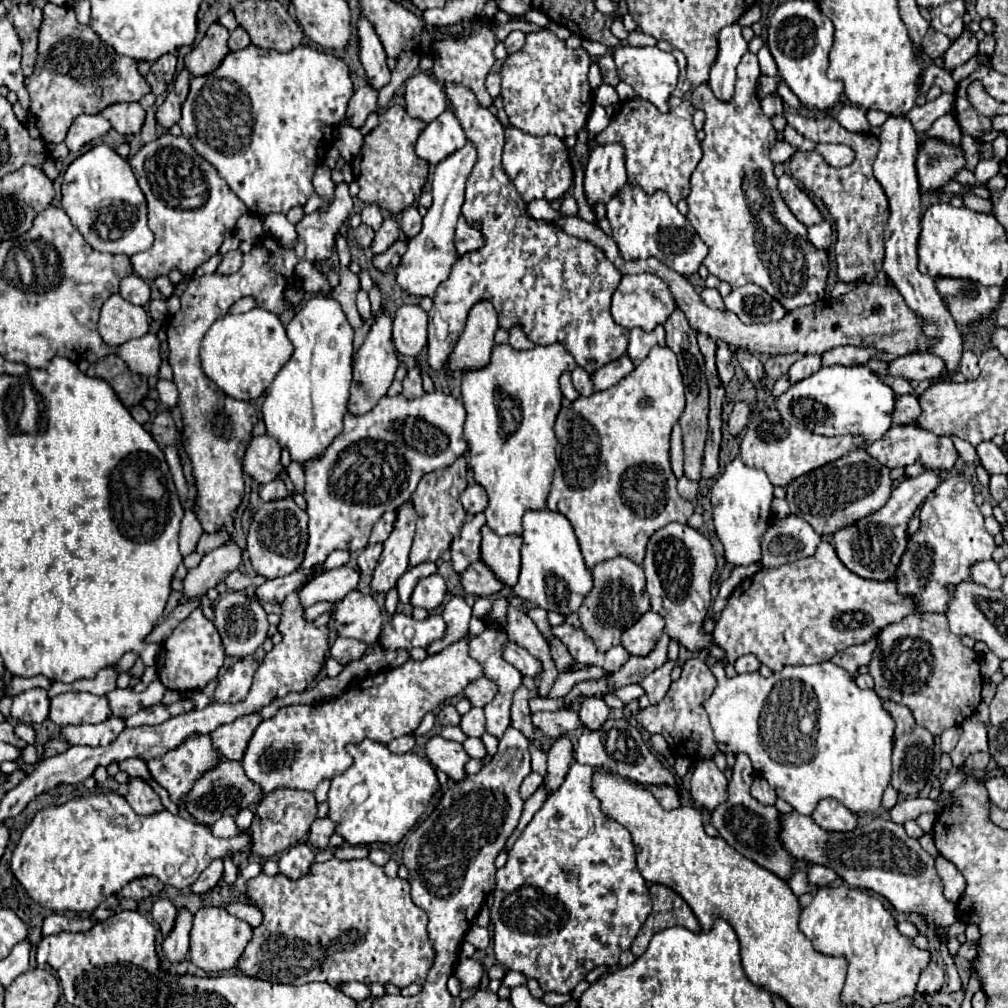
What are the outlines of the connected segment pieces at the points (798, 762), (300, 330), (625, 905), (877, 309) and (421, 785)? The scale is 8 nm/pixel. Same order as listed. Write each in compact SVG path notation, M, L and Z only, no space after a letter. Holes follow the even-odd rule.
M831 661L819 665L787 665L783 671L771 677L761 677L755 673L743 673L735 677L725 677L725 667L721 663L711 665L717 677L717 687L713 695L705 701L709 721L723 753L743 751L751 757L753 769L769 781L769 785L801 815L811 815L821 799L833 797L841 801L853 813L873 813L881 805L881 795L891 781L891 747L895 721L883 709L883 701L871 689L859 689L853 677L833 665ZM805 711L815 711L817 721L813 721L813 731L805 721Z
M313 295L289 321L287 337L295 351L267 389L263 421L267 435L277 437L281 447L289 449L293 461L305 463L323 453L325 445L341 433L351 385L353 329L333 297Z
M573 763L569 769L569 777L565 779L565 783L561 785L561 789L557 793L553 793L551 797L547 797L547 801L543 803L543 807L533 815L531 823L523 829L523 833L519 835L519 839L515 841L513 849L509 851L509 859L507 863L497 869L495 875L495 903L491 907L491 921L493 921L493 951L495 951L495 959L499 965L503 965L509 971L519 971L531 979L537 979L543 991L555 991L555 993L569 993L575 989L575 985L585 979L585 975L599 967L599 965L607 965L613 967L619 963L619 955L623 951L627 951L633 943L633 939L637 937L641 925L645 923L647 915L651 913L651 899L649 899L649 891L645 885L645 879L641 877L637 863L635 863L635 847L631 841L631 833L619 825L615 819L609 819L603 811L601 811L601 803L599 799L593 795L591 791L591 781L593 781L593 773L595 769L591 765L579 765Z
M655 257L643 261L641 265L647 273L659 275L673 293L677 307L687 315L689 325L695 331L707 333L713 339L721 339L729 343L735 349L749 349L753 353L825 353L839 345L865 345L875 347L881 353L881 361L891 361L893 357L901 357L913 351L925 351L933 341L923 335L919 317L905 305L901 293L893 289L891 285L875 285L875 283L861 283L857 289L841 295L839 299L823 299L813 305L805 305L799 309L789 311L781 321L771 323L757 323L757 325L745 325L739 321L739 317L731 311L715 311L709 309L701 297L695 293L693 285L681 277L679 273L673 273L665 263L657 261Z
M369 739L361 741L359 745L349 745L347 751L353 757L353 765L341 775L333 777L331 789L329 789L329 817L333 817L333 821L339 823L337 833L349 845L371 845L371 843L395 845L399 843L403 835L425 813L431 797L439 791L439 781L437 781L433 765L415 753L395 755L383 743L375 743Z

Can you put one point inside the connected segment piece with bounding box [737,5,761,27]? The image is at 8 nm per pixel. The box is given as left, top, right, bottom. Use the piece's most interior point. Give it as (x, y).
(753, 15)

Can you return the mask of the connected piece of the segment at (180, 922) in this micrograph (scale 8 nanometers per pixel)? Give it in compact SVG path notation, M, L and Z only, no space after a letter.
M181 909L173 927L173 933L163 941L163 953L171 963L181 963L189 953L189 931L193 915L187 909Z

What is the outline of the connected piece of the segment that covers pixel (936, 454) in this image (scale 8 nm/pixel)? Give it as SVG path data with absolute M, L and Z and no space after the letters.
M895 425L891 427L885 437L879 441L873 441L871 445L865 447L871 457L875 457L881 465L893 469L893 467L907 467L911 463L921 463L925 469L933 471L951 471L955 461L957 461L957 449L947 435L935 435L931 431L919 429L915 425Z

